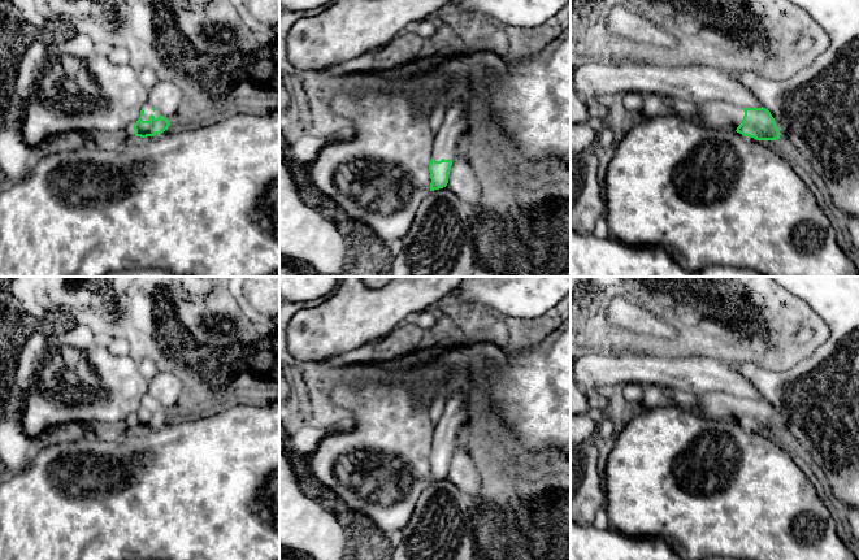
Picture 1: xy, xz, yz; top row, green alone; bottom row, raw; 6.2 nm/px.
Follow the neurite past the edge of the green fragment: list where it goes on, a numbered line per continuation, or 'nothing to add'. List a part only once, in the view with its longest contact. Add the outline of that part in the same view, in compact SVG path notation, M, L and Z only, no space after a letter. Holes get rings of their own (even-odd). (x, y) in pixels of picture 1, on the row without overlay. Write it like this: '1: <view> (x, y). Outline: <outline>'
1: xy (147, 399). Outline: M146 395L144 398L143 398L143 401L144 401L144 405L142 407L142 411L143 412L149 412L149 407L151 405L153 405L155 407L155 409L159 409L159 407L160 407L160 404L159 403L153 403L152 401L152 398L149 396L149 395Z

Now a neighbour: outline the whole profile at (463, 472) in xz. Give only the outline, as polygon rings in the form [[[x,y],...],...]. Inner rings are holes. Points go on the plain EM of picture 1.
[[[465,440],[457,442],[452,448],[447,478],[467,492],[473,502],[481,500],[481,477],[476,465],[476,455]]]

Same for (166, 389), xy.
[[[157,372],[148,381],[148,395],[164,407],[169,413],[179,409],[183,392],[188,382],[182,373]]]

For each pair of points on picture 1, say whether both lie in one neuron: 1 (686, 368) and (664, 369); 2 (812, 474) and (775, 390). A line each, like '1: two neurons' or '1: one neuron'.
1: one neuron
2: two neurons

